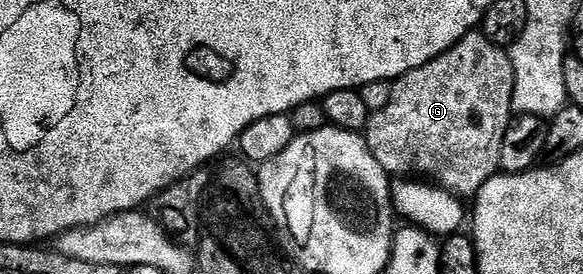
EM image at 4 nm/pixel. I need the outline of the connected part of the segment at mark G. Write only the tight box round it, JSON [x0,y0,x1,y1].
[364,29,514,197]

